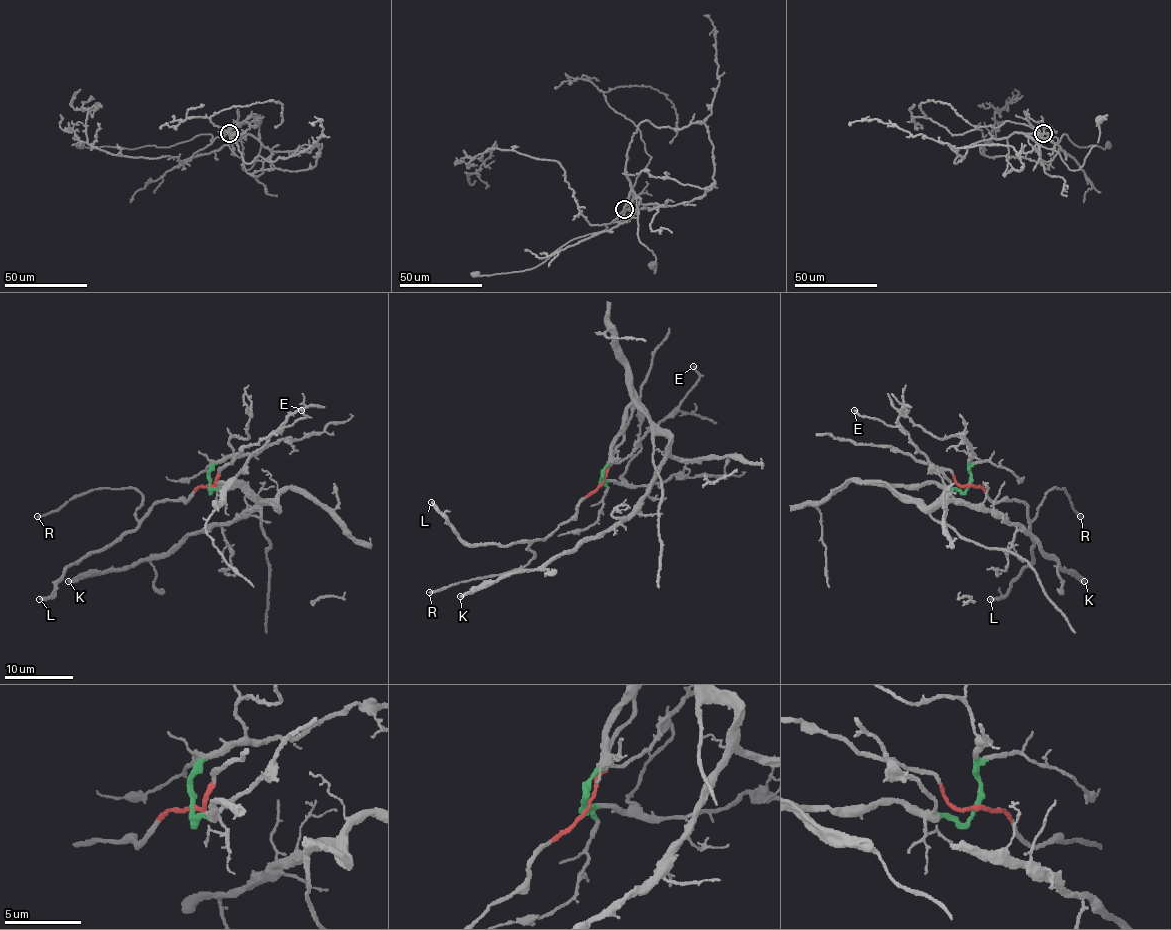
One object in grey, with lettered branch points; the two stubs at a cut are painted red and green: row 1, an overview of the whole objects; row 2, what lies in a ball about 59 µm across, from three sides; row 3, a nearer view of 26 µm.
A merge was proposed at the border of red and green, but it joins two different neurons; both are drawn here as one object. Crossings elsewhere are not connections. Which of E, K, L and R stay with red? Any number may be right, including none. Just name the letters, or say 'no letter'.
L, R

